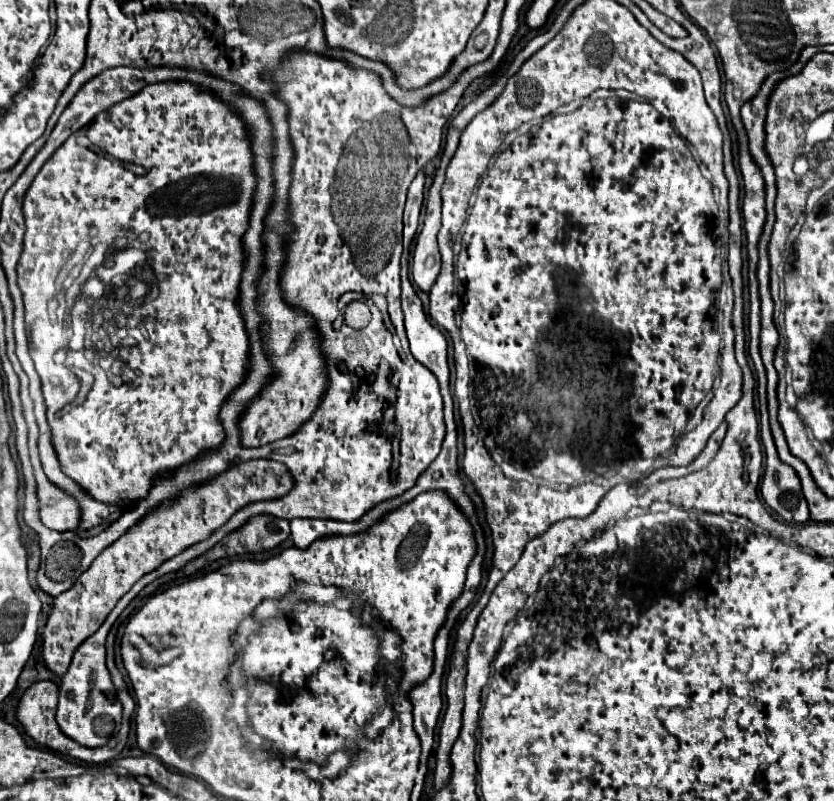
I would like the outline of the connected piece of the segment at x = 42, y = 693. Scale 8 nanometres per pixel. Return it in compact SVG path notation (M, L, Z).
M108 643L108 669L110 669L112 681L114 681L114 685L116 685L118 697L120 697L120 701L122 701L122 705L124 705L124 719L122 719L122 727L120 727L118 735L116 735L114 739L110 739L104 747L92 749L92 747L78 745L78 743L74 743L70 737L66 737L66 735L60 731L60 727L58 727L58 723L56 723L58 687L56 687L52 681L40 681L40 683L32 685L32 687L22 695L20 707L18 707L18 719L20 719L20 723L24 725L26 733L28 733L36 743L40 743L40 745L44 745L44 747L50 747L50 749L54 749L54 751L60 751L60 753L64 753L64 755L70 755L70 757L74 757L74 759L86 761L86 763L106 763L106 761L112 761L114 757L118 757L120 751L124 749L126 741L128 741L130 717L132 717L132 713L134 713L136 703L134 703L134 699L130 697L130 693L128 693L128 689L126 689L126 683L124 683L124 679L122 679L122 673L120 673L118 667L114 665L114 643Z

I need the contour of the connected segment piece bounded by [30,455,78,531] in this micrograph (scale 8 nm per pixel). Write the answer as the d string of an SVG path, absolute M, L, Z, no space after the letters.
M38 455L30 457L34 477L36 477L36 497L38 497L38 515L40 521L54 531L70 531L78 525L78 503L54 487L42 471Z

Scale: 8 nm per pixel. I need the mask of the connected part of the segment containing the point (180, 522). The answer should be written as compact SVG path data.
M254 459L220 473L214 481L198 485L198 489L184 491L176 501L170 501L170 505L162 505L158 513L146 515L138 525L134 525L134 529L130 529L130 533L106 547L68 591L54 599L42 633L42 659L46 669L62 677L68 671L78 645L98 631L120 597L126 595L140 577L156 571L164 561L210 537L246 505L280 499L288 495L292 487L294 479L286 465L270 459Z

